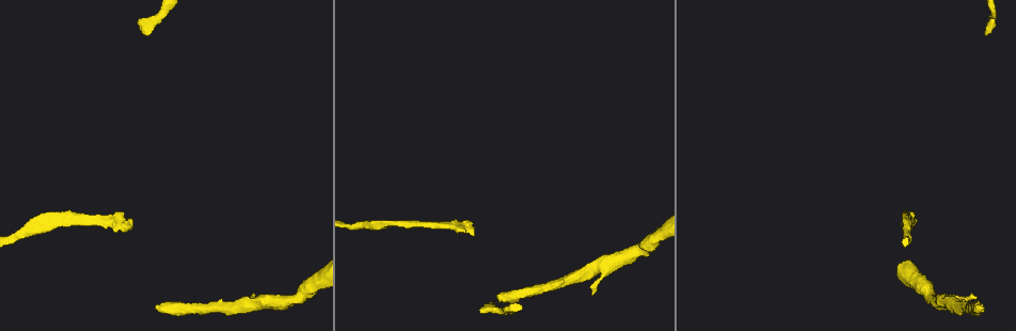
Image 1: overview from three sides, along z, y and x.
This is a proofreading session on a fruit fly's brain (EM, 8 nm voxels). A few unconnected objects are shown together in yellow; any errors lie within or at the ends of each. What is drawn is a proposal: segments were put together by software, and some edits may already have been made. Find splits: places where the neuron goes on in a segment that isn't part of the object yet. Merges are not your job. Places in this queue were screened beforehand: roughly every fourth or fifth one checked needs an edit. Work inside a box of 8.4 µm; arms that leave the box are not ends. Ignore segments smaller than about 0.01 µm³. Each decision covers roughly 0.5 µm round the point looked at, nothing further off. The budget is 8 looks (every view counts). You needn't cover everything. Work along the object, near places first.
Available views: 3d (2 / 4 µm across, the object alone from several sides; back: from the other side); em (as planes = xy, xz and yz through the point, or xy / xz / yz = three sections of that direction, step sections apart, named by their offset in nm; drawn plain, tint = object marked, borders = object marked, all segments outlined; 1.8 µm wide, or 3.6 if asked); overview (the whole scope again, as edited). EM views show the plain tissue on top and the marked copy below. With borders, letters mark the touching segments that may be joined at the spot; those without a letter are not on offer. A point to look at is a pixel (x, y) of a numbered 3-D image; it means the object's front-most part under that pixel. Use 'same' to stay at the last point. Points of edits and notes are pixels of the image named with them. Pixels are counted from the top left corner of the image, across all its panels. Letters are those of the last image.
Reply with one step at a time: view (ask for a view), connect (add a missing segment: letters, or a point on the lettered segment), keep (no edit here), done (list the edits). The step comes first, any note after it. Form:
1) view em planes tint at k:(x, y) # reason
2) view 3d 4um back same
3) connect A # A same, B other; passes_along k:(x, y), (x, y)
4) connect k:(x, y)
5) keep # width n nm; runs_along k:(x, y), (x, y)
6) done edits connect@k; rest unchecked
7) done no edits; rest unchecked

view em planes borders at 1:(156, 307)

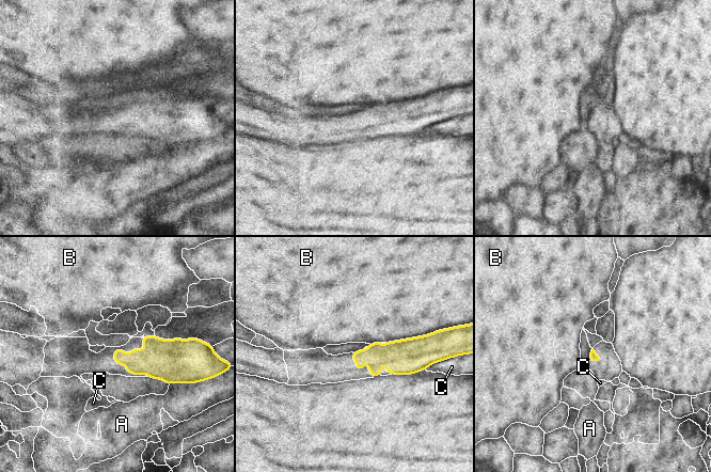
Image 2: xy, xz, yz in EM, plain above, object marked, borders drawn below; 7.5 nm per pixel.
keep # A other, B other, C other; no lettered segment goes on from it

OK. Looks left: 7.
view 3d 4um at 1:(917, 220) # branch stops here

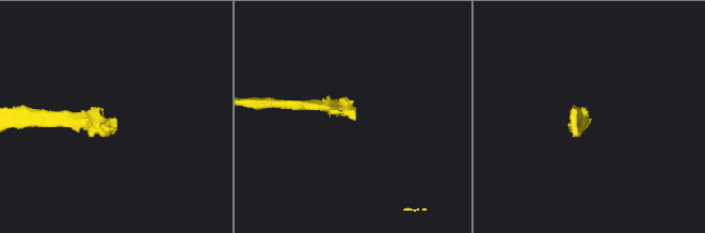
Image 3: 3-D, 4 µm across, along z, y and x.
view em xy step 8 borders at 3:(355, 117) # shape alone is not enough

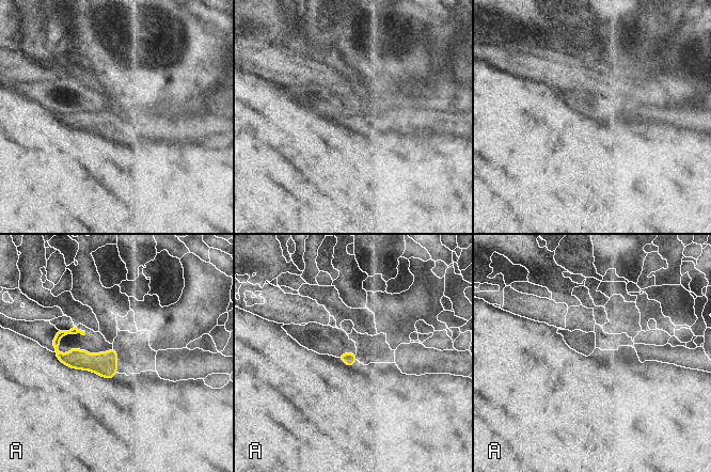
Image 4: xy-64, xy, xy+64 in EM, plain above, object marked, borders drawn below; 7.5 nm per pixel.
keep # A other; border 4:(53, 352), (75, 368), (117, 373); none of them fits

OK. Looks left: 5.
view em yz step 8 tint at 1:(145, 34) # end of a long branch

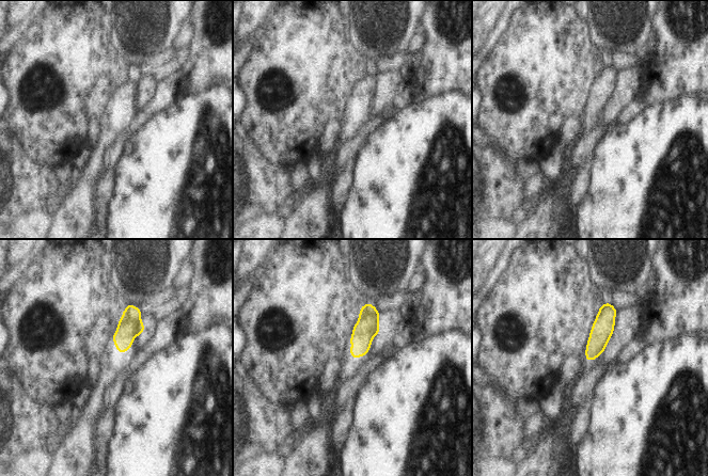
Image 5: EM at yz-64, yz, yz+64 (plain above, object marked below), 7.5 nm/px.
view em planes borders same

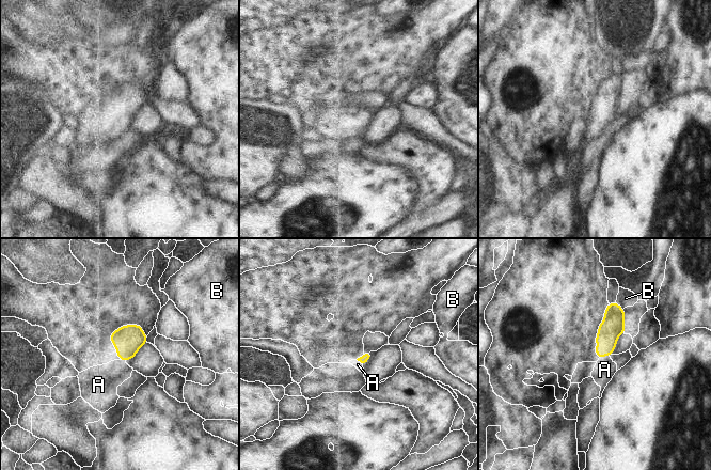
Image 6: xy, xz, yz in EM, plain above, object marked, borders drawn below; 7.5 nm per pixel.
connect A # A same, B other; passes_along 6:(612, 327), (603, 356), (604, 370); the neuron continues

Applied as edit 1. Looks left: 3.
done edits connect@6; rest unchecked

